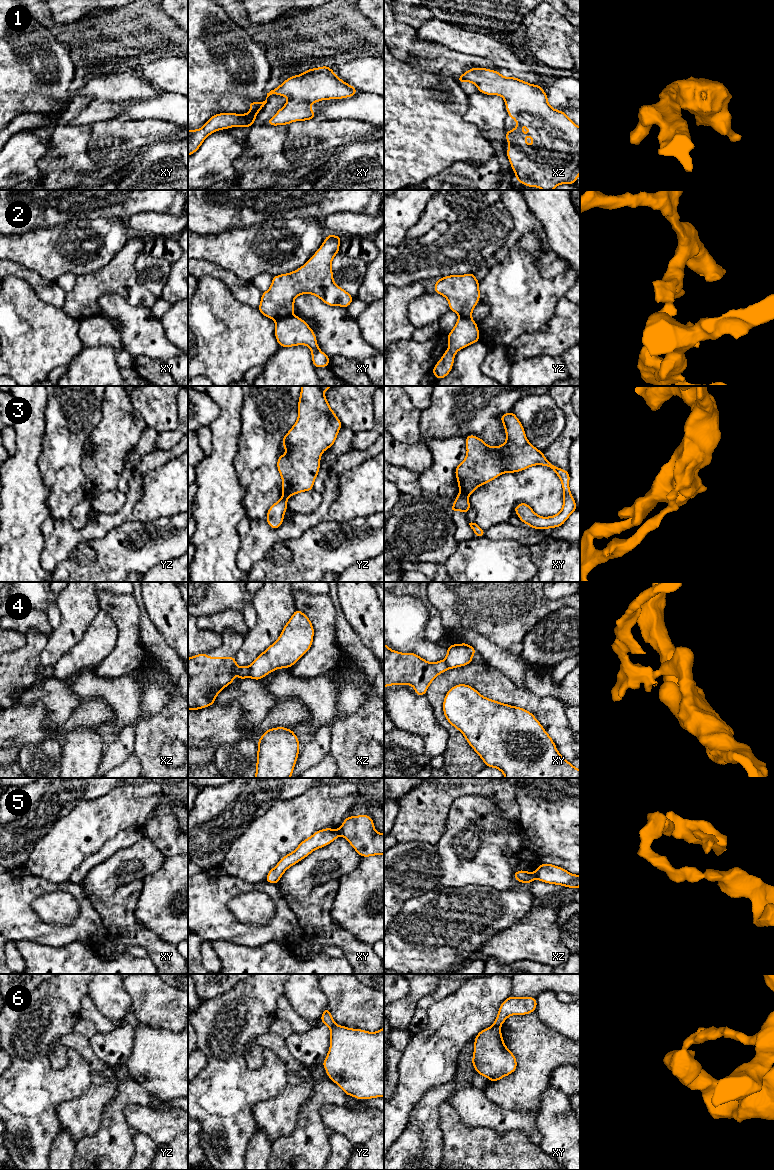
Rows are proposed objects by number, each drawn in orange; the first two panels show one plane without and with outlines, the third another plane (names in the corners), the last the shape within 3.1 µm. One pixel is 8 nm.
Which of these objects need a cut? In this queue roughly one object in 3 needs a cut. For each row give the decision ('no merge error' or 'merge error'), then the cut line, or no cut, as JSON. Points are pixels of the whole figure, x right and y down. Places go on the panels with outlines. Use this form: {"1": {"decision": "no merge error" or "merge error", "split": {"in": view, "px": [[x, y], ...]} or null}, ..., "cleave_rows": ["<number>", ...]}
{"1": {"decision": "no merge error", "split": null}, "2": {"decision": "merge error", "split": {"in": "xy", "px": [[291, 314], [281, 317], [276, 321]]}}, "3": {"decision": "merge error", "split": {"in": "xy", "px": [[460, 493], [467, 497]]}}, "4": {"decision": "merge error", "split": {"in": "xz", "px": [[248, 666], [250, 676]]}}, "5": {"decision": "merge error", "split": {"in": "xz", "px": [[534, 872], [536, 878]]}}, "6": {"decision": "merge error", "split": {"in": "xy", "px": [[493, 1024], [499, 1028]]}}, "cleave_rows": ["2", "3", "4", "5", "6"]}

